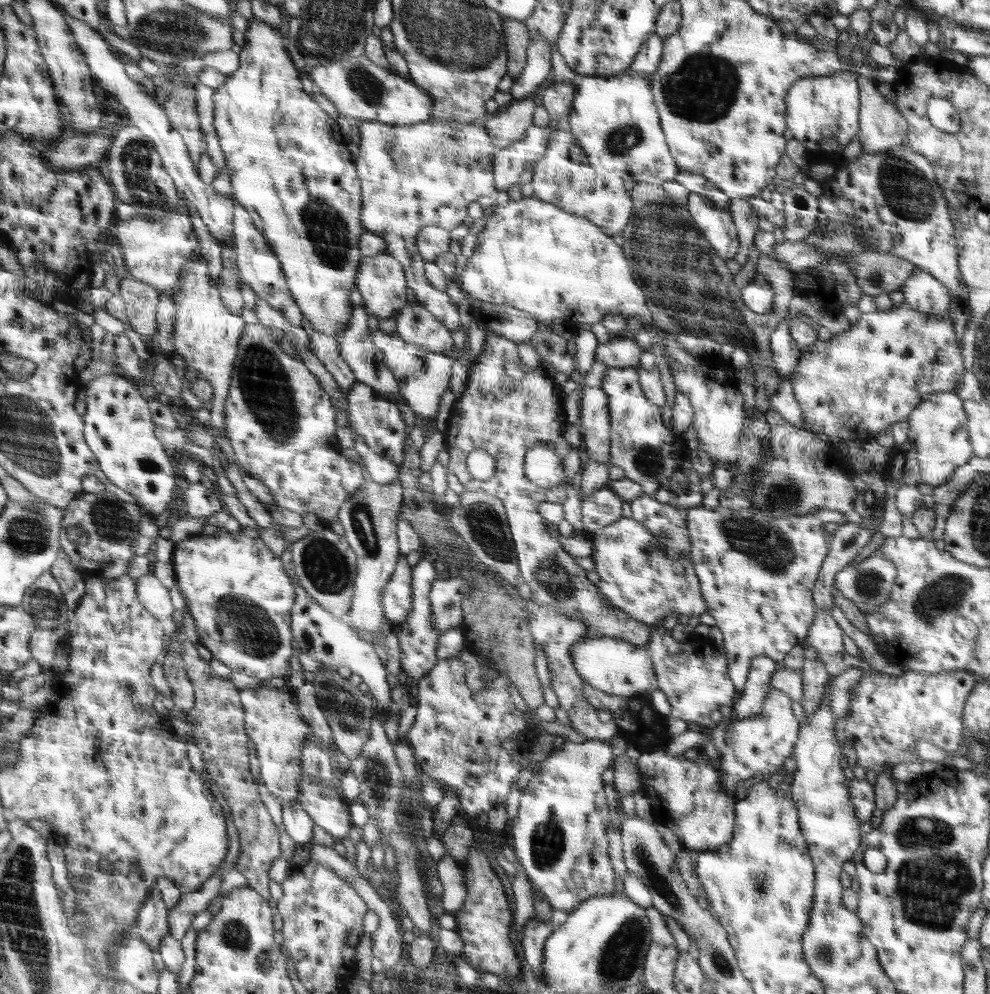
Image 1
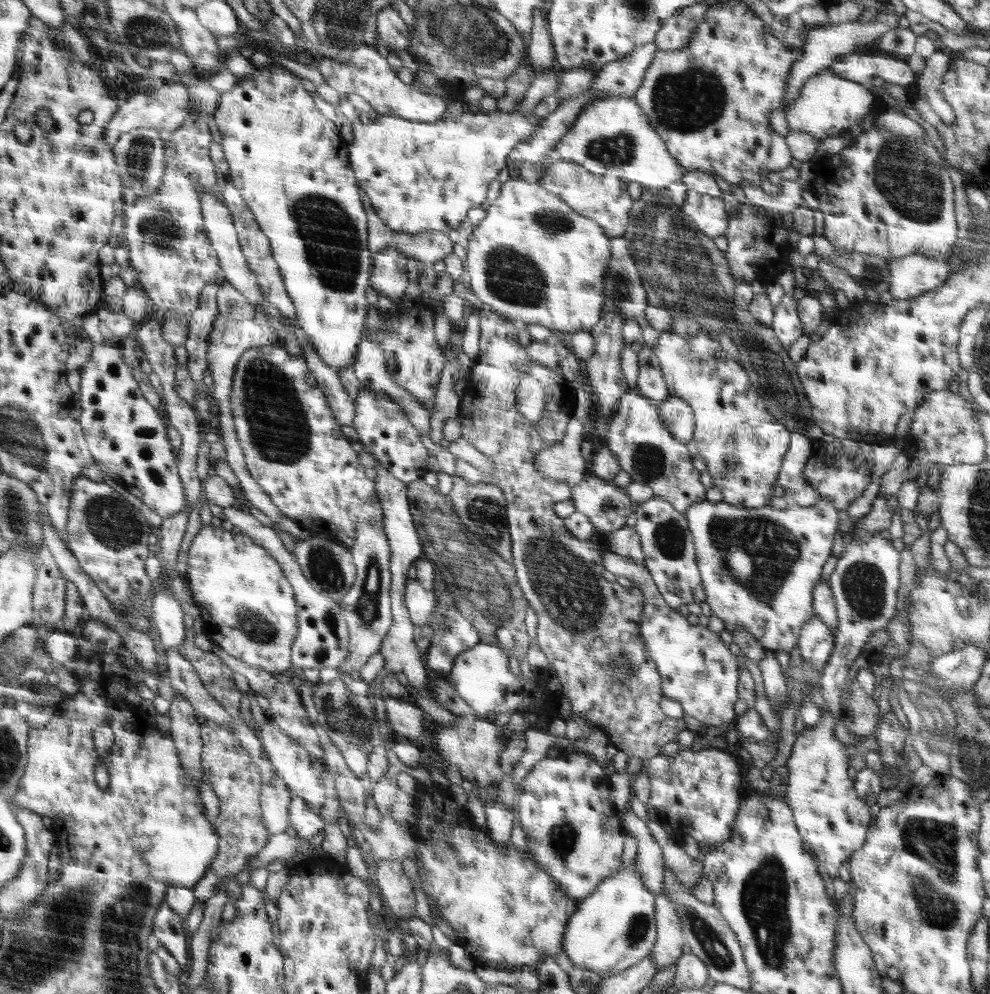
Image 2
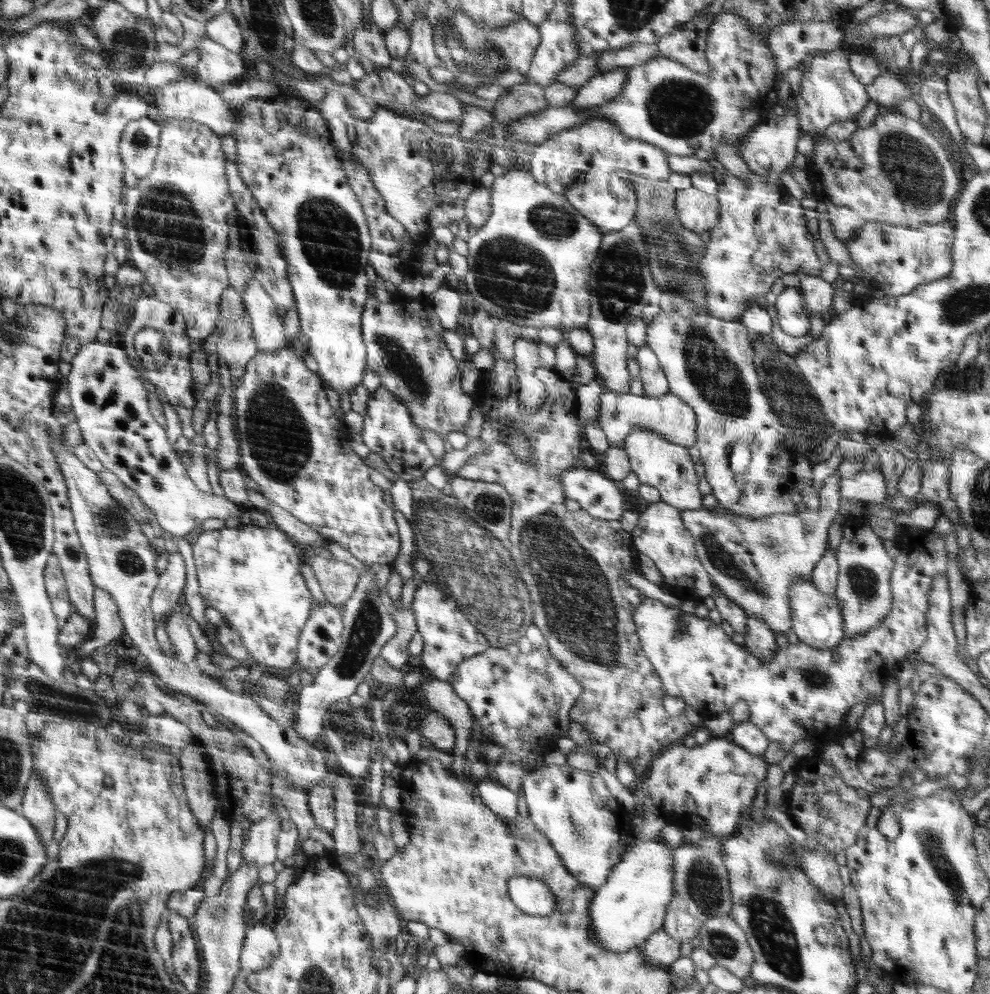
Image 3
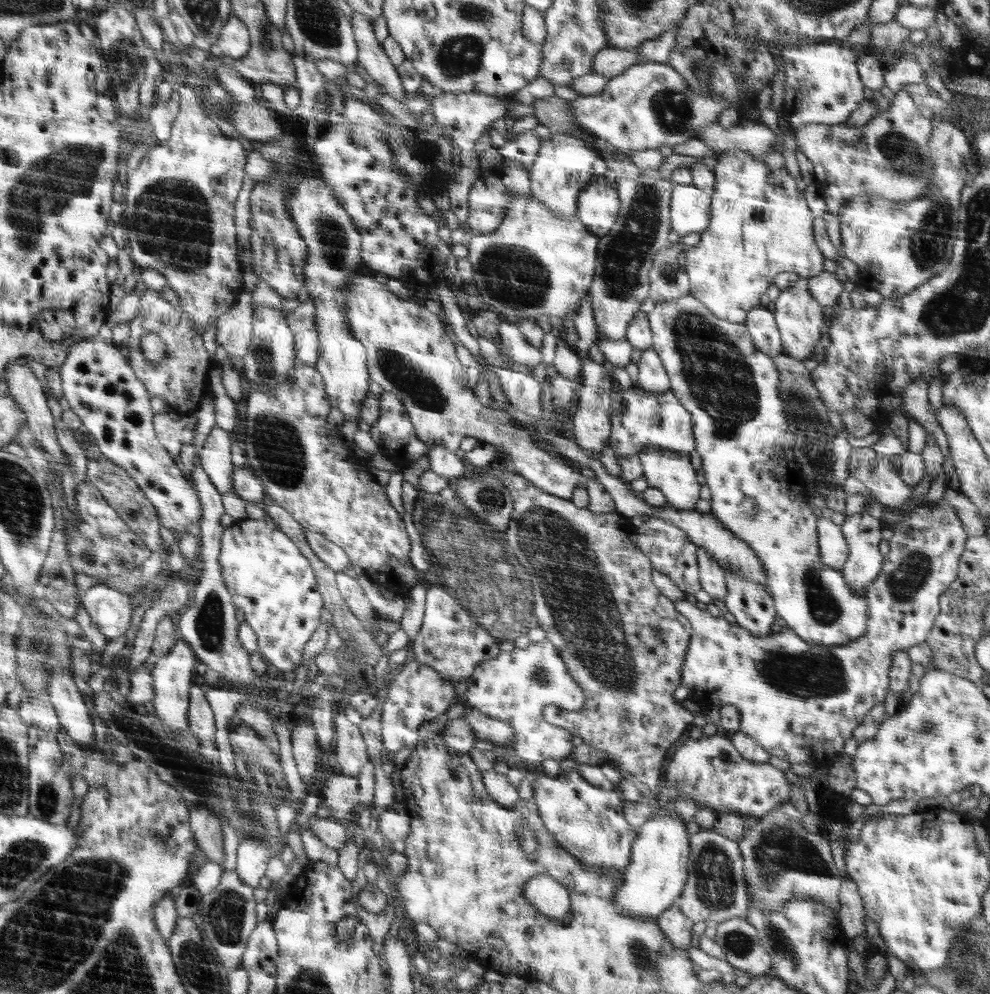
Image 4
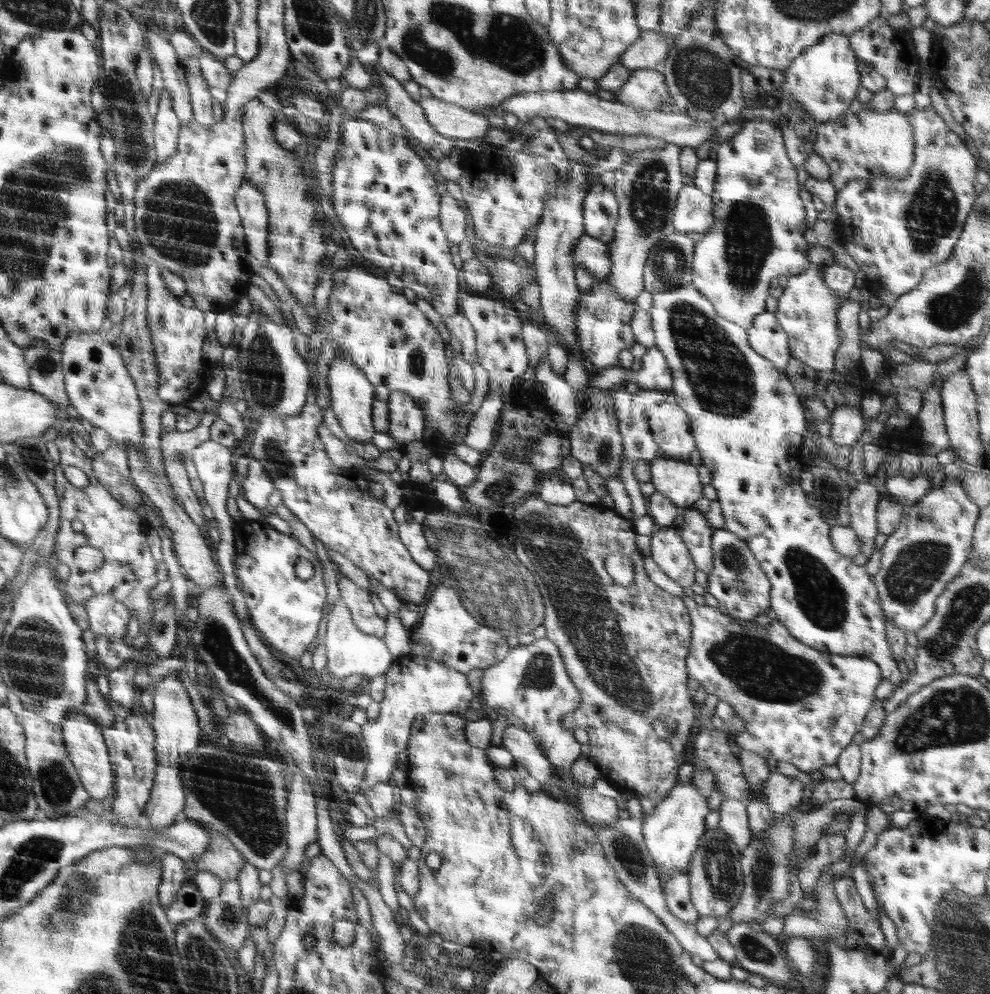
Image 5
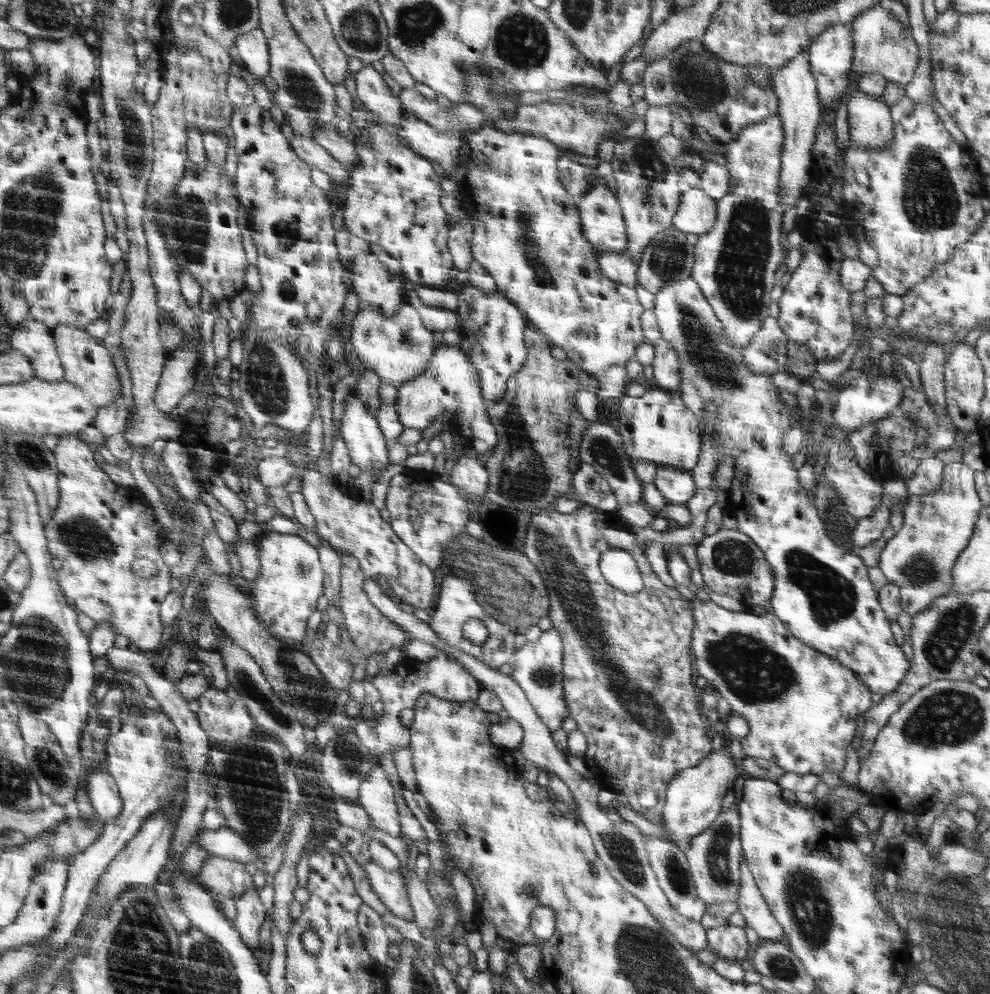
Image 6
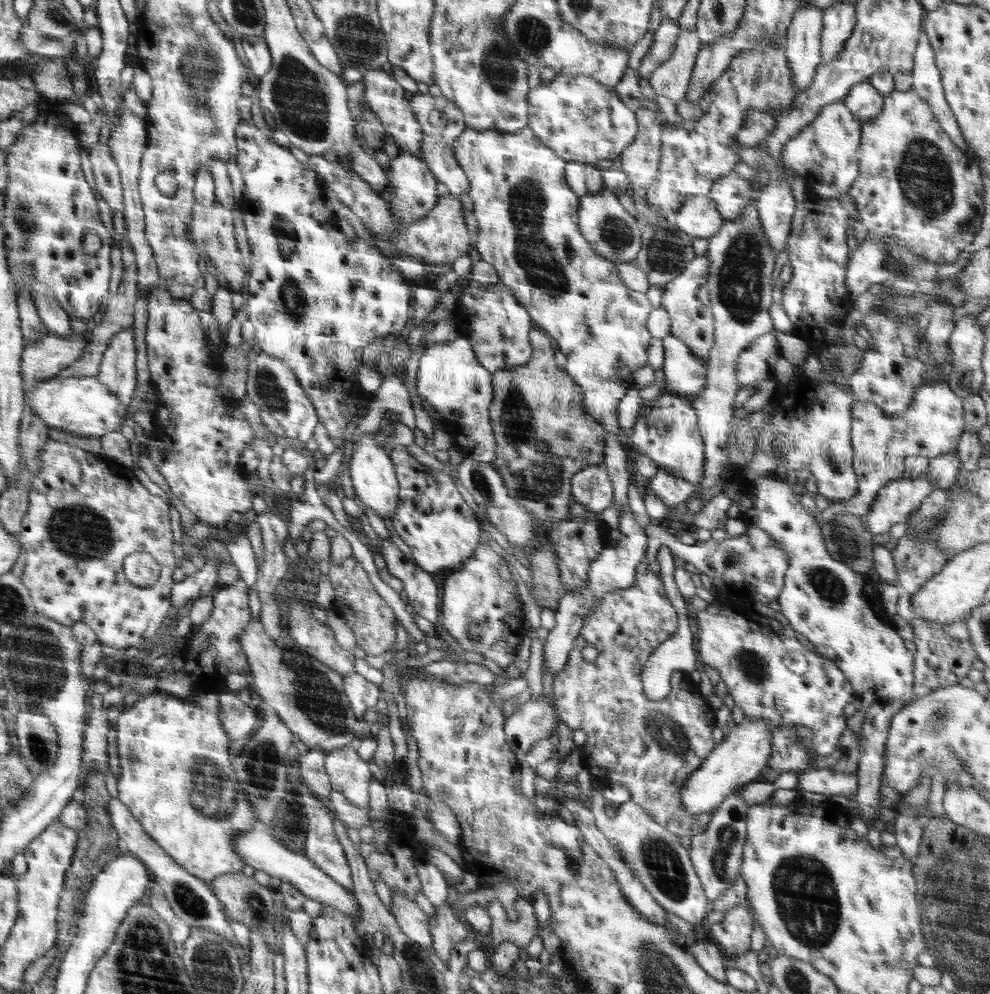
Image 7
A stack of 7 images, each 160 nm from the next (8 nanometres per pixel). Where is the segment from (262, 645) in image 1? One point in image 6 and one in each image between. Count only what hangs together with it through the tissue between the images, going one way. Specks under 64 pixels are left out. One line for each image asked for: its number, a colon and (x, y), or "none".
2: (245, 601)
3: (251, 575)
4: (269, 580)
5: (286, 610)
6: (289, 582)

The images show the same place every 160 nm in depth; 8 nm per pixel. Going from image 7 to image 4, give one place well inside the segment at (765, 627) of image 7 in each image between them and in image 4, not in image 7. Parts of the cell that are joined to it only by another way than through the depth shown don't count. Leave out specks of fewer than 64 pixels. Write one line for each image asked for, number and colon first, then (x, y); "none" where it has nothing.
4: (801, 702)
5: (801, 706)
6: (801, 706)

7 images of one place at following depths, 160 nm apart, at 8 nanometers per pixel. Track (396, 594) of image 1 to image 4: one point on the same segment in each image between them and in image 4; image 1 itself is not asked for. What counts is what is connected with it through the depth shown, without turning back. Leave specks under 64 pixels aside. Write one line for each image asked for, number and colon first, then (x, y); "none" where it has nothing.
2: (420, 602)
3: (449, 638)
4: (450, 642)

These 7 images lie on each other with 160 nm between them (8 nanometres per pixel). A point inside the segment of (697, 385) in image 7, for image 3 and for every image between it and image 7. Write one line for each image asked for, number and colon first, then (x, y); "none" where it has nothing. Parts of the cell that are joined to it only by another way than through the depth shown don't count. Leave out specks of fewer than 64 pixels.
3: (654, 381)
4: (652, 377)
5: (654, 373)
6: (665, 365)

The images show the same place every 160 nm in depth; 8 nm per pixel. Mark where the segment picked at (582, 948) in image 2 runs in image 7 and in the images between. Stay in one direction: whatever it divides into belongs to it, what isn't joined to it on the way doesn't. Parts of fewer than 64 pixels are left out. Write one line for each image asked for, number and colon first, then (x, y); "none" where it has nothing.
3: (631, 905)
4: (655, 877)
5: (671, 833)
6: (693, 798)
7: (742, 757)

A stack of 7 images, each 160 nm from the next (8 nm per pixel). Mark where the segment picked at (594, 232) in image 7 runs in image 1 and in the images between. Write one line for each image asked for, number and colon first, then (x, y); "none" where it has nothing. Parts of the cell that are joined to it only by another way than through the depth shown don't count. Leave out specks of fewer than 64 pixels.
1: (563, 177)
2: (603, 198)
3: (609, 202)
4: (598, 204)
5: (600, 207)
6: (602, 222)

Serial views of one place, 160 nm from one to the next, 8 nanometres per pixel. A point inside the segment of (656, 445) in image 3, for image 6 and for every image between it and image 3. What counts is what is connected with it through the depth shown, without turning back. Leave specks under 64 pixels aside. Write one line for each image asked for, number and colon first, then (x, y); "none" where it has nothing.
4: (671, 472)
5: (678, 481)
6: (677, 485)

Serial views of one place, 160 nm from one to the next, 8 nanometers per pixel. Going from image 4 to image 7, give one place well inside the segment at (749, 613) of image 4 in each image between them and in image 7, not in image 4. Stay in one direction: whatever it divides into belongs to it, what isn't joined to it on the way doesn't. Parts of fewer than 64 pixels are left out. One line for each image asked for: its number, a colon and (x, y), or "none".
5: (736, 580)
6: (730, 563)
7: (752, 563)

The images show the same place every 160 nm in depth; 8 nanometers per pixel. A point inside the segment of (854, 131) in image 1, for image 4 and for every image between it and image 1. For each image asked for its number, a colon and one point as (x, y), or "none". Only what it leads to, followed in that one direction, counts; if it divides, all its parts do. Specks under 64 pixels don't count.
2: (828, 105)
3: (830, 92)
4: (823, 86)

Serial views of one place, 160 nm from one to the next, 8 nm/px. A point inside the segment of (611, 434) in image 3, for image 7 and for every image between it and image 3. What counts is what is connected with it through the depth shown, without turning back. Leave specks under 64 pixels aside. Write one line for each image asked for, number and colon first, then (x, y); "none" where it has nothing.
4: (640, 419)
5: (653, 426)
6: (657, 427)
7: (666, 430)

